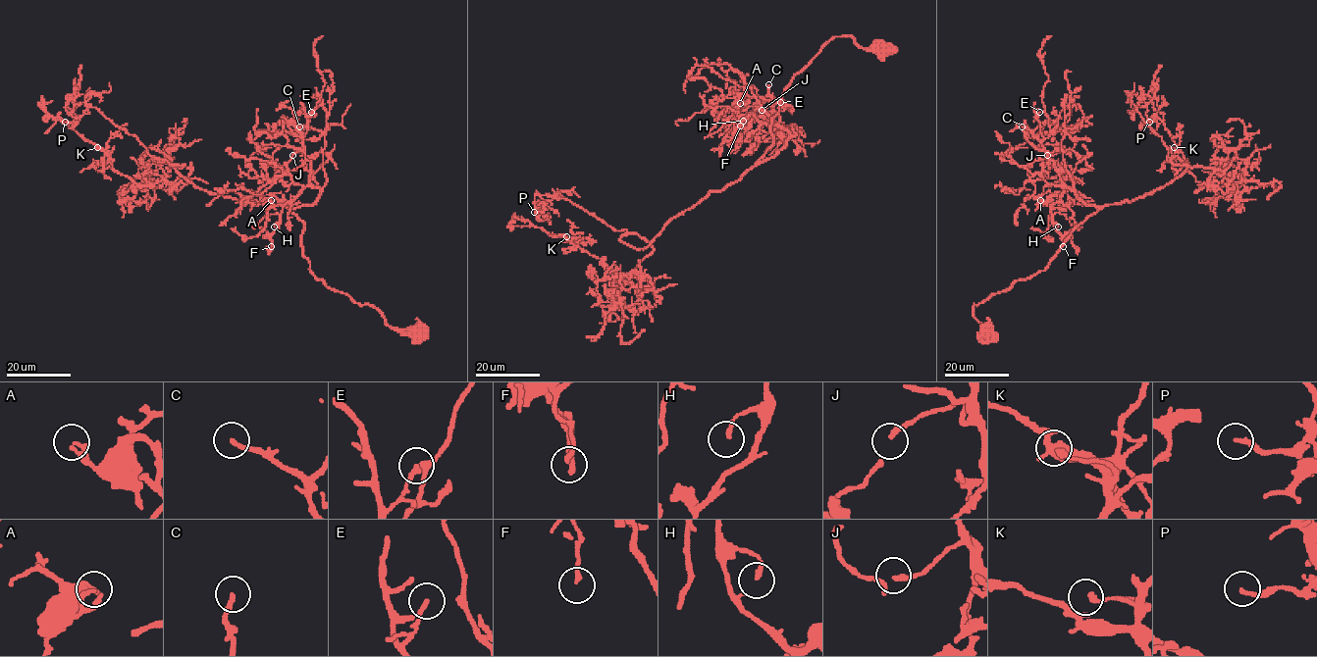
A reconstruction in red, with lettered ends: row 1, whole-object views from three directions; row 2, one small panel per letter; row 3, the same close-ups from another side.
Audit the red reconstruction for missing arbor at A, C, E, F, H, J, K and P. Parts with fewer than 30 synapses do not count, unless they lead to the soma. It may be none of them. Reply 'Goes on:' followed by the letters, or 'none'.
Goes on: none

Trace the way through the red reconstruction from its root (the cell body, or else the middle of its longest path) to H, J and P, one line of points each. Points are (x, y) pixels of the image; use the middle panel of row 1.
H: (884, 49), (833, 37), (782, 97), (773, 144), (759, 160), (771, 158), (788, 133), (751, 113), (743, 121)
J: (884, 49), (833, 37), (782, 97), (764, 161), (788, 133), (771, 106), (762, 110)
P: (884, 49), (833, 37), (791, 79), (764, 154), (645, 248), (564, 198), (537, 194), (545, 210), (534, 212)

